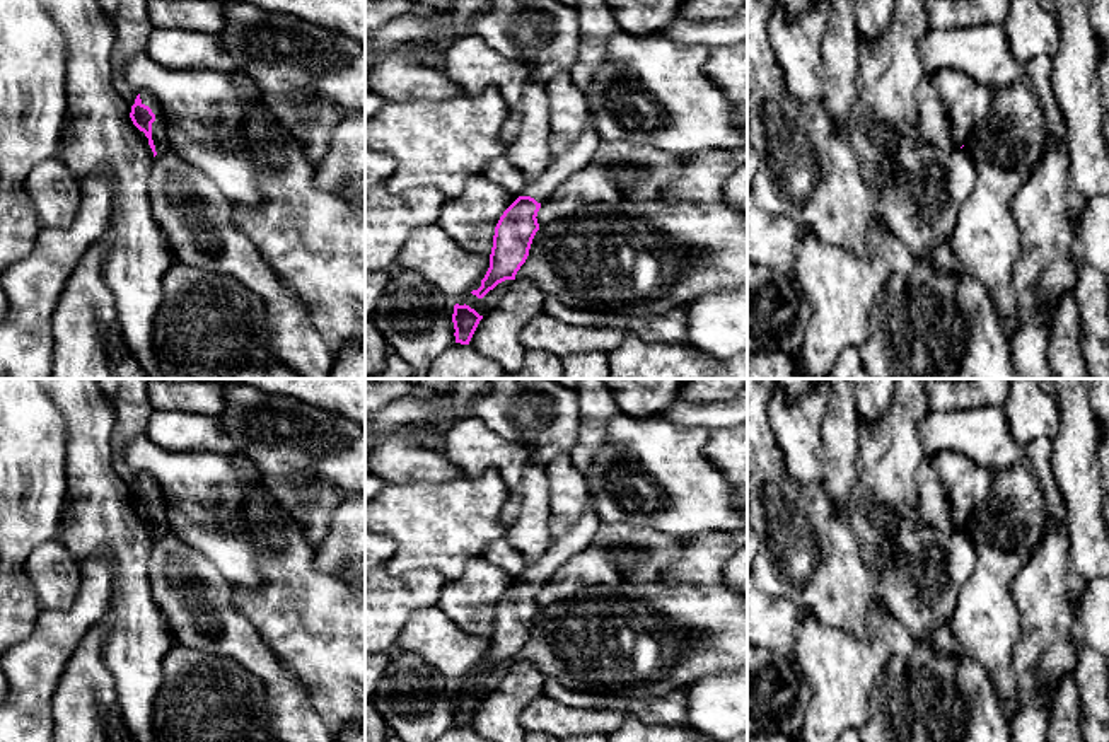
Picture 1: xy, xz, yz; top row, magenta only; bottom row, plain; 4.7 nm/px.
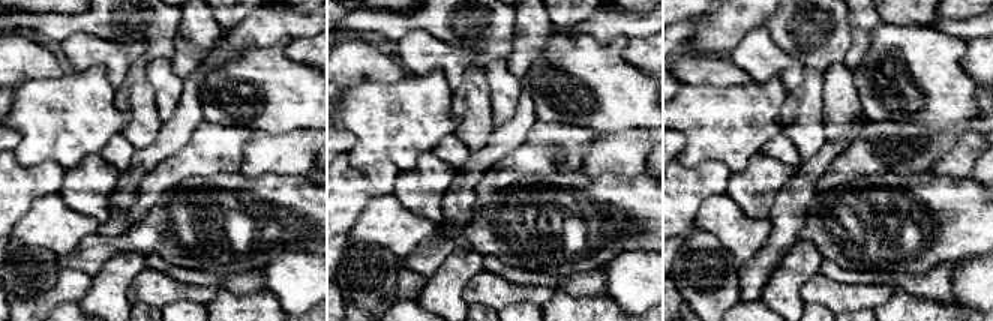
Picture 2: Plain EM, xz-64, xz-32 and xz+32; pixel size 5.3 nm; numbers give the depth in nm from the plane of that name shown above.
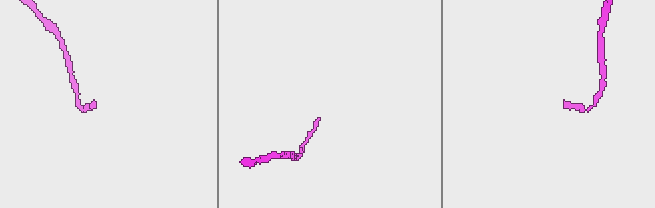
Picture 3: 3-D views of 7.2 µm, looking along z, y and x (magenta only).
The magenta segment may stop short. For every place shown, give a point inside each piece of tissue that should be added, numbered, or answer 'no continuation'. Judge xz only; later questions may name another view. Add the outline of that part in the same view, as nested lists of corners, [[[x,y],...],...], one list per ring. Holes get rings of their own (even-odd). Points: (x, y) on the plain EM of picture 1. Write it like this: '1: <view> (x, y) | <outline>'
1: xz (579, 536) | [[[589,498],[587,510],[580,519],[566,534],[553,537],[548,551],[537,561],[525,566],[524,578],[531,578],[543,587],[563,565],[589,548],[601,524],[595,503]]]

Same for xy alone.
1: xy (159, 517) | [[[140,474],[140,481],[142,486],[148,488],[155,496],[155,503],[152,505],[152,522],[155,527],[155,534],[164,536],[169,530],[169,524],[167,524],[165,505],[159,483],[148,474]]]

